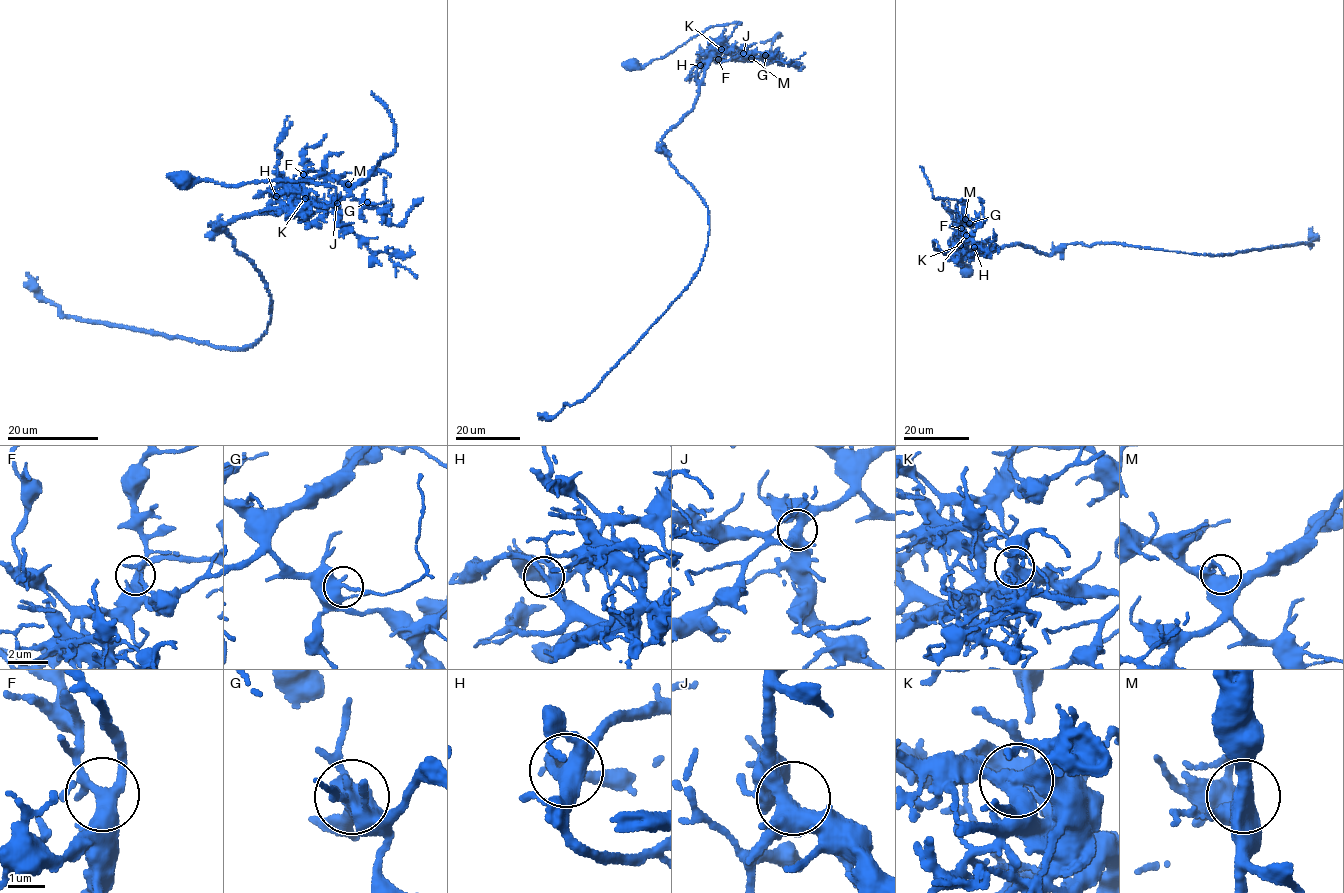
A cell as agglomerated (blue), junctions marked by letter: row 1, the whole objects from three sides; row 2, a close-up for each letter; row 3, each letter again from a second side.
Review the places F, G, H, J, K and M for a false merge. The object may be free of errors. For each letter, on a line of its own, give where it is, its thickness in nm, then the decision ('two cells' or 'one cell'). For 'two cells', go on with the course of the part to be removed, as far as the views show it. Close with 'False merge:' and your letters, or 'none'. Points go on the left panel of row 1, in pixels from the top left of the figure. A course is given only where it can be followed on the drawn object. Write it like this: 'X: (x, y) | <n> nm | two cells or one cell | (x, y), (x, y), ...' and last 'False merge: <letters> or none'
F: (303, 174) | 360 nm | one cell
G: (367, 202) | 380 nm | one cell
H: (276, 196) | 400 nm | one cell
J: (337, 203) | 460 nm | one cell
K: (305, 198) | 440 nm | two cells | (305, 197), (334, 205), (348, 189), (321, 171), (306, 171), (297, 182), (277, 174), (275, 145), (288, 117)
M: (348, 184) | 480 nm | one cell
False merge: K

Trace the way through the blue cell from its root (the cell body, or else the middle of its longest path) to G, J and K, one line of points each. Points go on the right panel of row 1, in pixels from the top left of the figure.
G: (966, 271), (966, 263), (936, 250), (933, 243), (945, 252), (961, 248), (969, 223)
J: (966, 271), (966, 263), (936, 250), (933, 243), (935, 241), (945, 252), (955, 250), (963, 245), (966, 235)
K: (966, 271), (966, 263), (936, 250), (933, 243), (935, 241), (945, 252), (959, 248), (960, 245)

